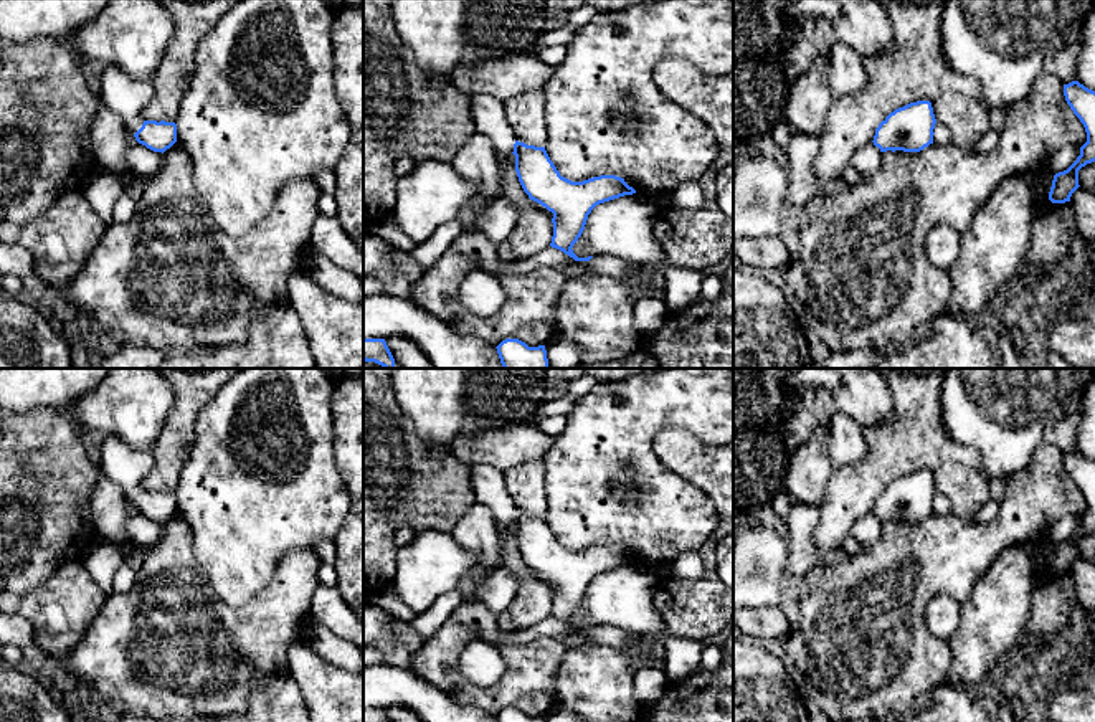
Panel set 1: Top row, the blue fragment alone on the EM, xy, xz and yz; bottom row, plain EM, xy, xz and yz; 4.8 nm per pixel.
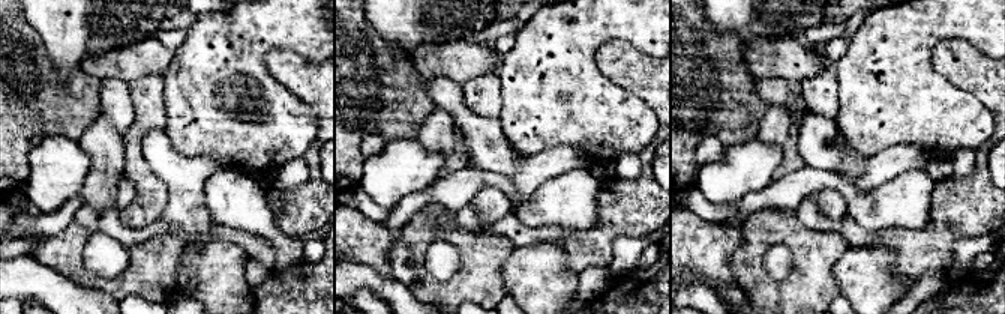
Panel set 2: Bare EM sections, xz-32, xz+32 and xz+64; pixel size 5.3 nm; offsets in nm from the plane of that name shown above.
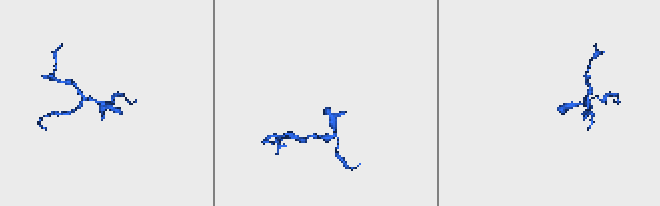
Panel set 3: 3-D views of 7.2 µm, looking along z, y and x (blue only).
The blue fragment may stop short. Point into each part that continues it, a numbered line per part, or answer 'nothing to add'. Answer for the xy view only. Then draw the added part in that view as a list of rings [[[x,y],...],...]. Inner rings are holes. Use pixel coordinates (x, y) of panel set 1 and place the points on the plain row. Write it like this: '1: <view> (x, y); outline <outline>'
1: xy (126, 466); outline [[[107,435],[101,448],[101,473],[117,484],[127,502],[135,504],[142,494],[142,479],[154,468],[154,454],[130,448],[114,435]]]

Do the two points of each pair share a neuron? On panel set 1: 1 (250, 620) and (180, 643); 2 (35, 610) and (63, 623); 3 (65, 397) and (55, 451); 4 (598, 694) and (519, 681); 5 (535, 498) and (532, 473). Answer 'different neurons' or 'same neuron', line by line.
1: same neuron
2: same neuron
3: different neurons
4: different neurons
5: same neuron

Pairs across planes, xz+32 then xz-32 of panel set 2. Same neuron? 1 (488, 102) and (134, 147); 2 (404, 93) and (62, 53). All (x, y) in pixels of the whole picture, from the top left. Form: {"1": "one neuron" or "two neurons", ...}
{"1": "one neuron", "2": "two neurons"}

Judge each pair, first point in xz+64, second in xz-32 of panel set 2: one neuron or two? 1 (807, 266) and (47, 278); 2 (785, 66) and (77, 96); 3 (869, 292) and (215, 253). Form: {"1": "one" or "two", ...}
{"1": "two", "2": "two", "3": "one"}

